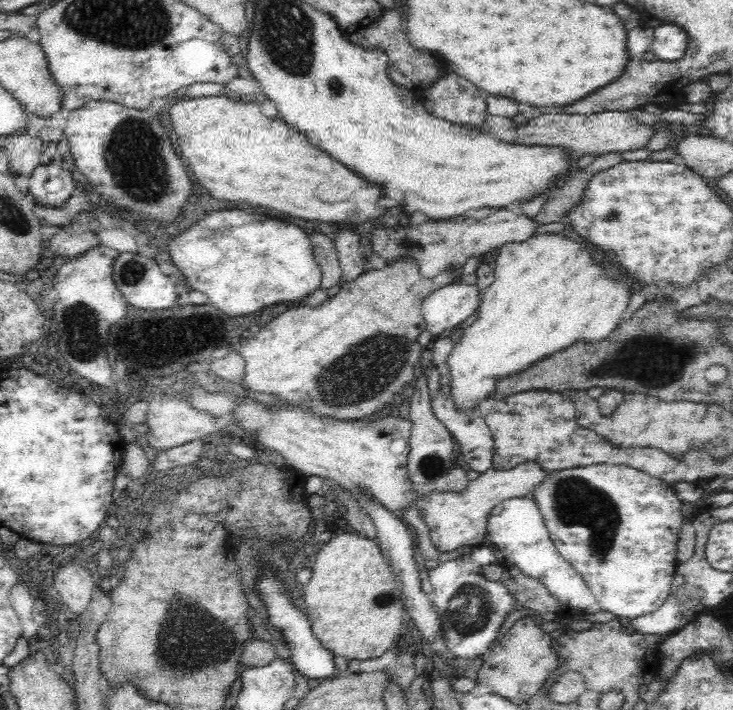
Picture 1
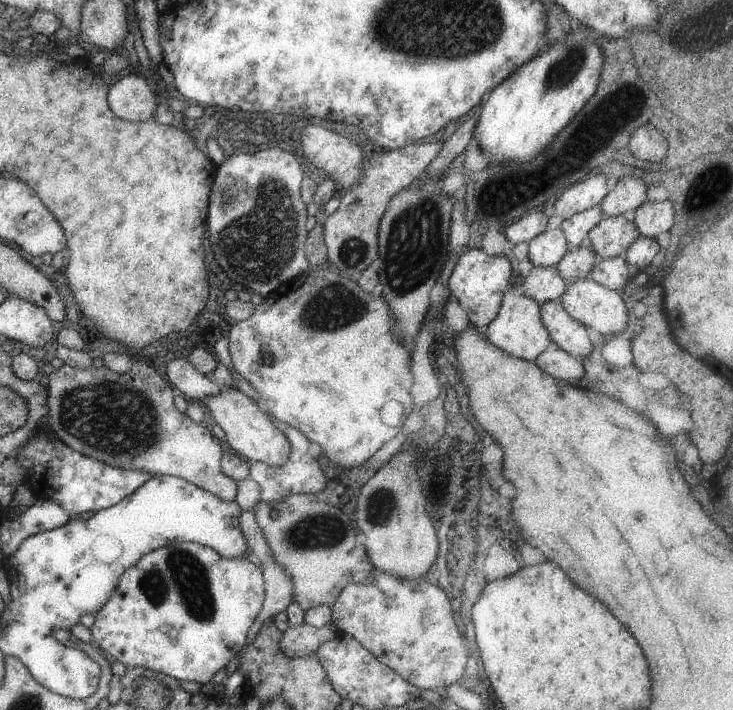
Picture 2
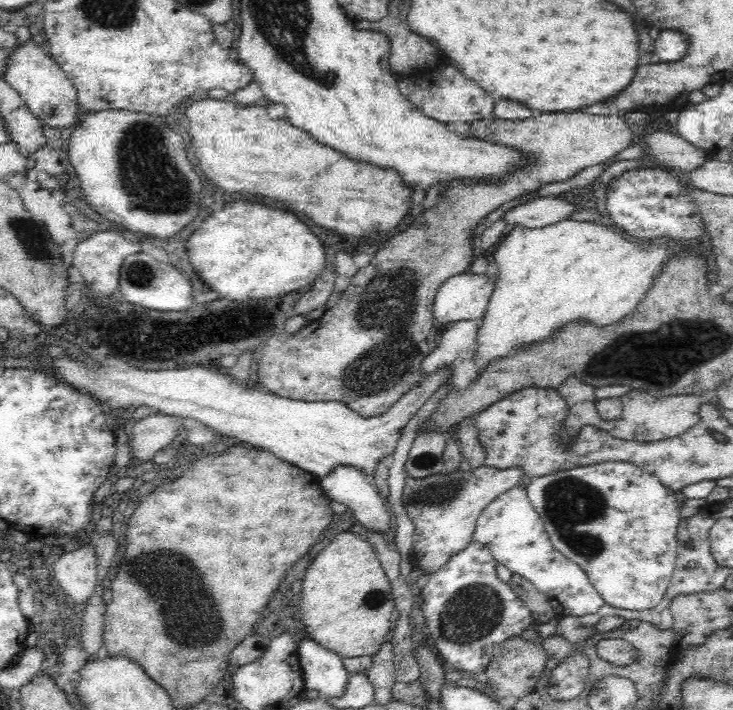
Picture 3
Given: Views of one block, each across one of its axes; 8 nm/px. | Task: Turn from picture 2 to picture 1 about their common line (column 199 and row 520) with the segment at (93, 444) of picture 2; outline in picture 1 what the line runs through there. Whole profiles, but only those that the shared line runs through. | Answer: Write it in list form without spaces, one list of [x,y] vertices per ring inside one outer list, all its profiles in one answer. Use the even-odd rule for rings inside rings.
[[[536,461],[520,463],[510,470],[486,470],[473,481],[468,482],[466,490],[462,494],[452,494],[447,491],[432,492],[430,498],[424,494],[415,492],[416,505],[419,512],[427,514],[424,522],[430,527],[429,536],[431,542],[440,552],[450,552],[458,546],[482,544],[486,536],[488,518],[494,508],[510,498],[522,498],[532,496],[534,490],[546,482],[551,473],[542,469]]]

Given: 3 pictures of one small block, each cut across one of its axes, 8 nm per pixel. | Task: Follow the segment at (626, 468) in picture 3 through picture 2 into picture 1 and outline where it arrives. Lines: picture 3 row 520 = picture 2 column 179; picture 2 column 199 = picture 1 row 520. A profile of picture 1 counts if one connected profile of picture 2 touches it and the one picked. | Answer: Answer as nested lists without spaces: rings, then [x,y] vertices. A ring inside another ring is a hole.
[[[597,464],[552,472],[546,478],[546,482],[542,482],[534,490],[532,498],[536,501],[539,512],[544,517],[544,523],[546,523],[550,538],[552,538],[558,552],[584,579],[584,582],[588,585],[588,588],[592,591],[597,603],[600,605],[601,610],[610,612],[616,619],[629,618],[632,620],[632,618],[644,616],[644,614],[650,614],[658,610],[666,602],[677,570],[676,542],[678,542],[678,533],[680,528],[682,528],[682,521],[685,519],[681,512],[682,502],[668,482],[665,483],[661,478],[651,477],[649,474],[629,466]]]

